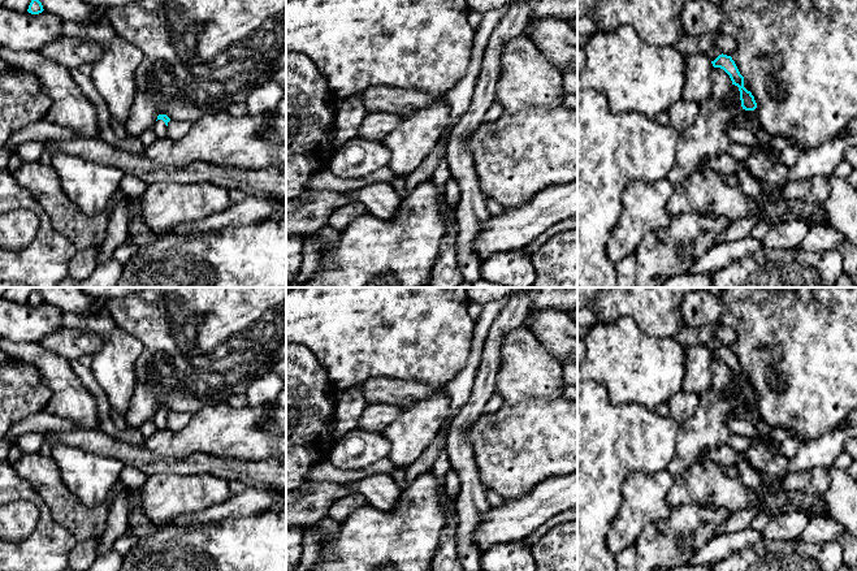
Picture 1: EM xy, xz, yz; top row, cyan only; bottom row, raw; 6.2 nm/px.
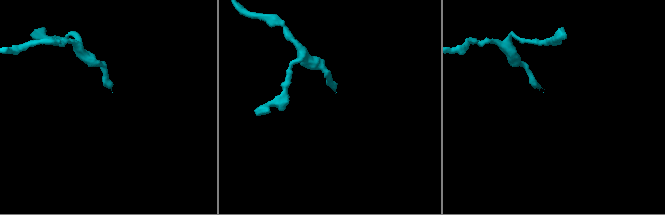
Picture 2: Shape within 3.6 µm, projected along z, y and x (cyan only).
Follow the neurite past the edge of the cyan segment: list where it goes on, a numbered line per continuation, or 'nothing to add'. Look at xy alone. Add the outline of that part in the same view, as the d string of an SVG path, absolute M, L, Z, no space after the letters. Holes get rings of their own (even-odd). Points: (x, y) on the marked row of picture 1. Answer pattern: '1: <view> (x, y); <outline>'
1: xy (159, 128); M157 120L152 129L159 139L166 138L166 125L163 120Z

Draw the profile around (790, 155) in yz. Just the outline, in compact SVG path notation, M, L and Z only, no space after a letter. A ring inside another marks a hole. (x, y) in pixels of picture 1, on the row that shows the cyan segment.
M761 146L761 148L765 152L775 152L776 157L784 164L787 165L789 169L797 163L800 155L801 155L801 150L797 148L796 146L789 146L785 148L775 148L772 146Z

